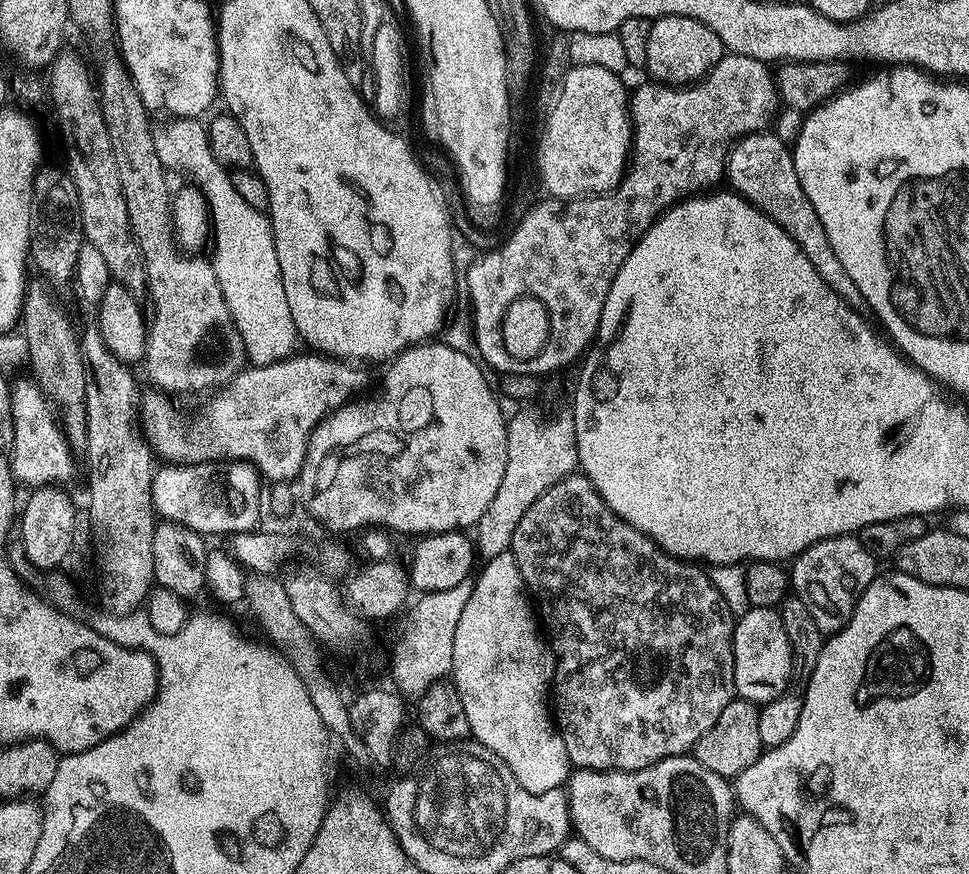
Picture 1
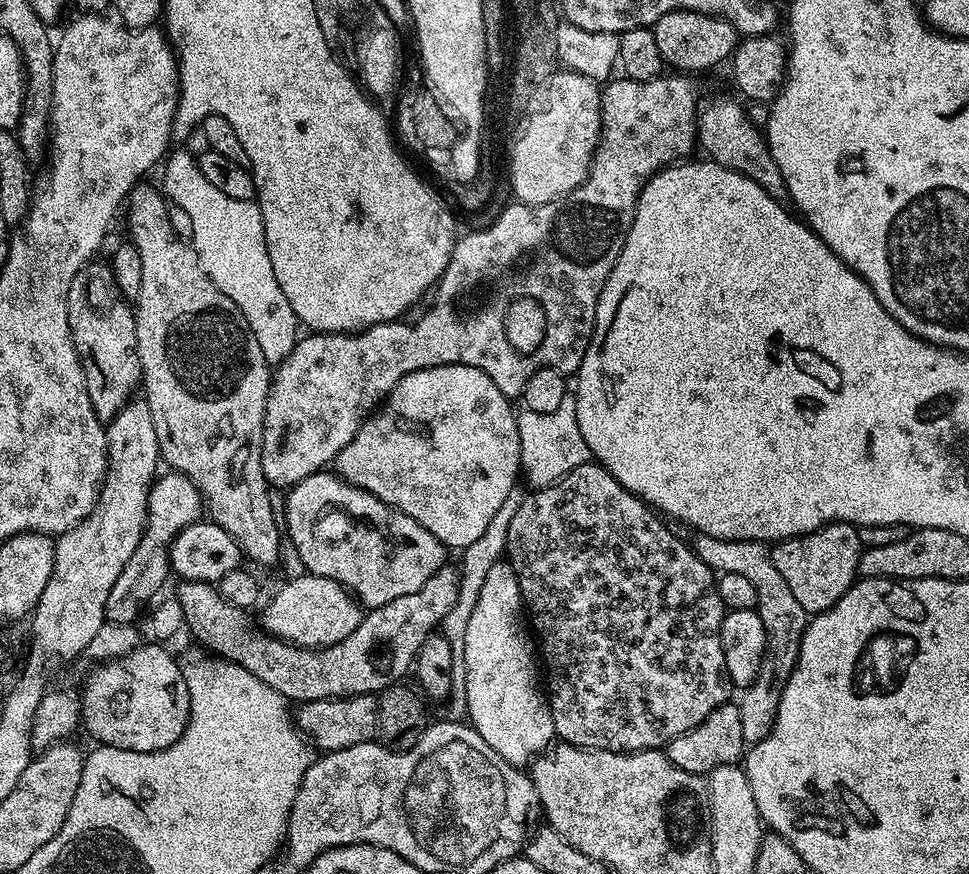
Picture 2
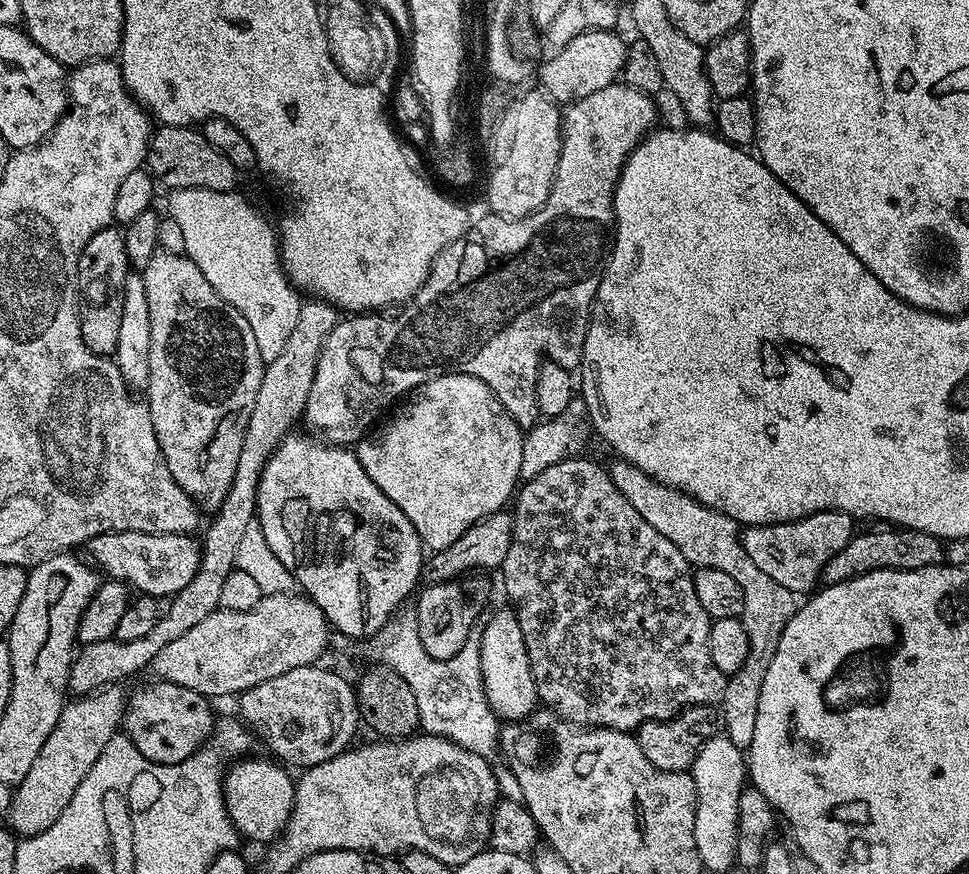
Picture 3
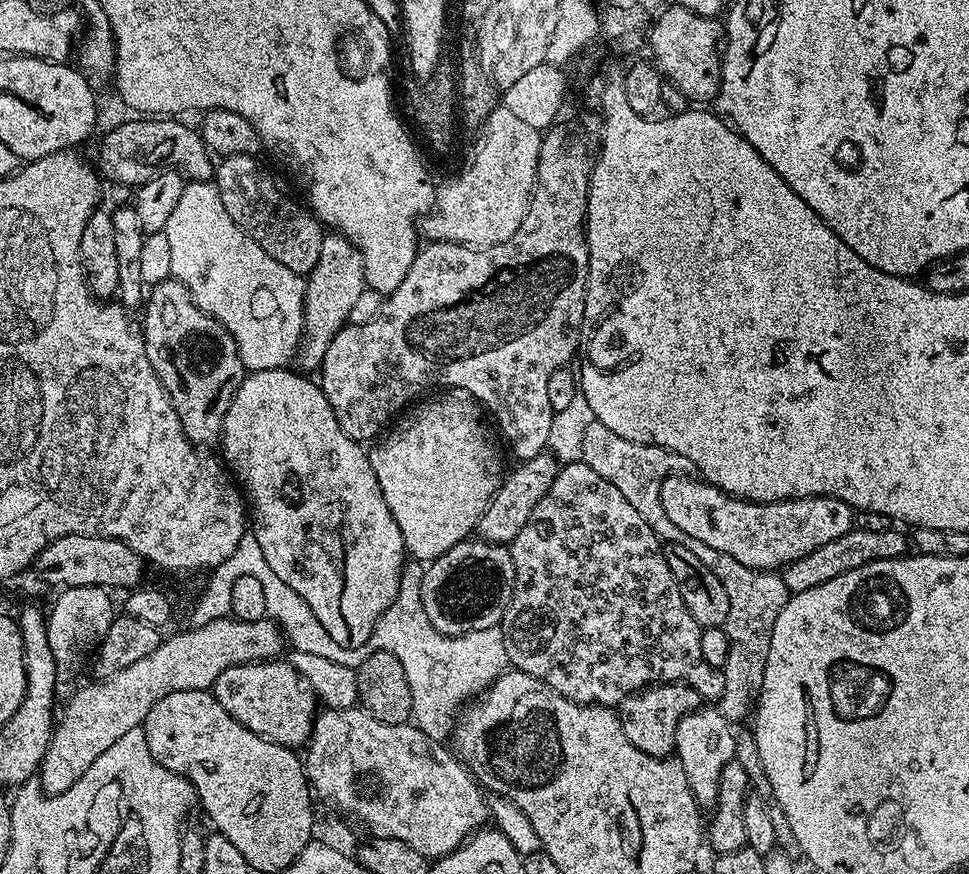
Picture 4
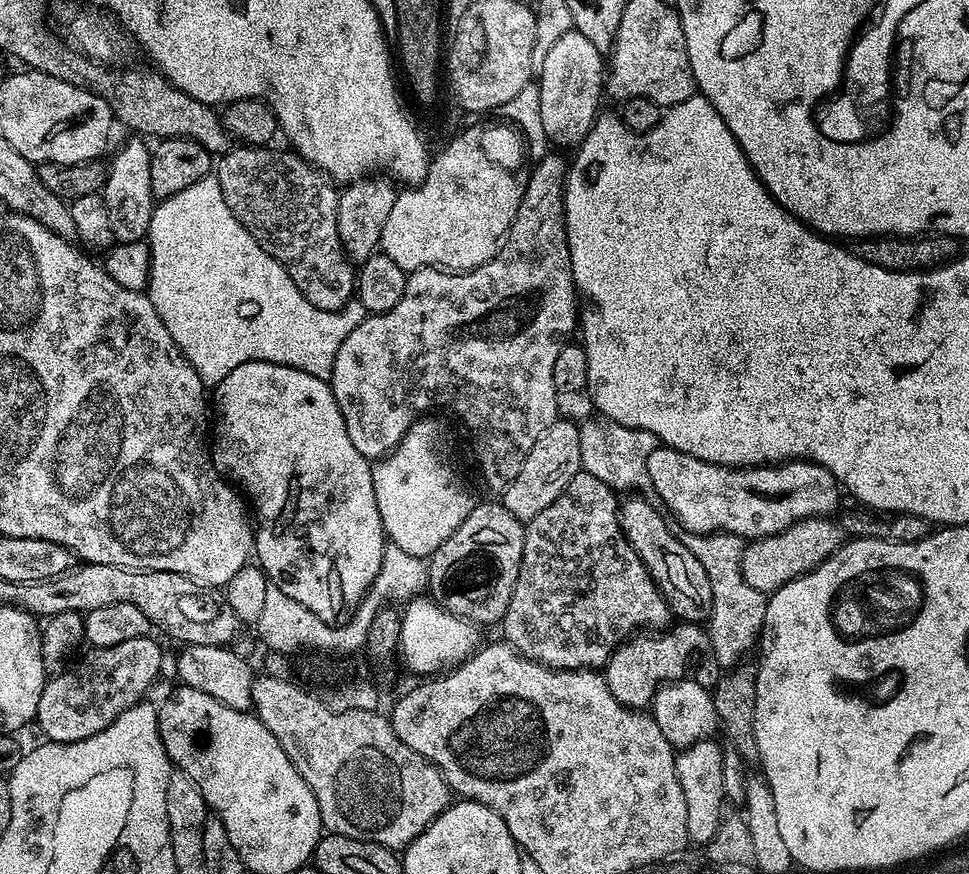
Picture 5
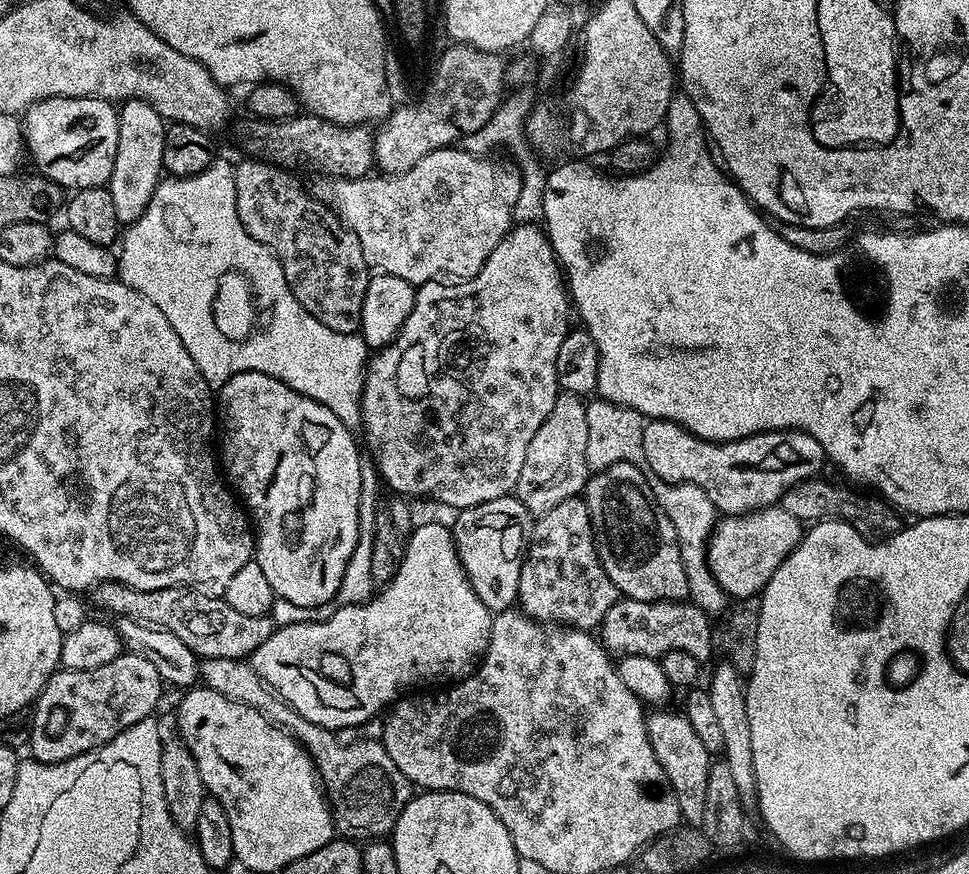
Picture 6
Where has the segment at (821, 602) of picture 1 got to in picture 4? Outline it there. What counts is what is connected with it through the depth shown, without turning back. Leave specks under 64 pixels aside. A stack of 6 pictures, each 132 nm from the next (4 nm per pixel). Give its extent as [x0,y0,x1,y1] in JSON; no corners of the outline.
[661,474,854,572]

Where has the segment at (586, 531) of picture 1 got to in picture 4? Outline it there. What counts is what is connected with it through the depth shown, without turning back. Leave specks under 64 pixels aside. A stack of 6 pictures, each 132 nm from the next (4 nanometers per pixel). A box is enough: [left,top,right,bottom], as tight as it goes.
[499,462,724,706]

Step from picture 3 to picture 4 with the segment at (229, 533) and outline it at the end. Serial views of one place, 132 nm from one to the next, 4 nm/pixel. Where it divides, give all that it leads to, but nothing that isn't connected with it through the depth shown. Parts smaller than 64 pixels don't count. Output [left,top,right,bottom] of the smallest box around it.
[294,235,365,374]

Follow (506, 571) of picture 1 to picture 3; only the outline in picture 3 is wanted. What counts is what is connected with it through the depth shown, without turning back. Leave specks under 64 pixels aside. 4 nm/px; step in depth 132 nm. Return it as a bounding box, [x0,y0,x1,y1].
[478,607,537,722]

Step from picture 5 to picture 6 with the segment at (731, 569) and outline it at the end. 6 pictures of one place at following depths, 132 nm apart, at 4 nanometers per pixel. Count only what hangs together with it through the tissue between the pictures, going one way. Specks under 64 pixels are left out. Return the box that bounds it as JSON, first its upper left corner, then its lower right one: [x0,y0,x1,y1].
[651,479,730,618]

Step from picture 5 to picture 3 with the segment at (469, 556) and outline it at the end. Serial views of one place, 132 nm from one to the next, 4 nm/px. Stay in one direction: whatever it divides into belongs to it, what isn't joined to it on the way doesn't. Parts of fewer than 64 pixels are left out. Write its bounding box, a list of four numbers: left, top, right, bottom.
[415,574,492,658]

